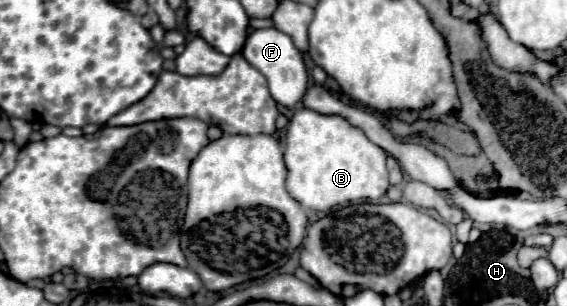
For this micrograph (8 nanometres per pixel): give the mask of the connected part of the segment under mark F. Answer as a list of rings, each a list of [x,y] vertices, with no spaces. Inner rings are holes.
[[[276,27],[256,29],[248,35],[242,55],[246,57],[246,61],[252,67],[256,67],[268,79],[268,87],[270,87],[270,93],[276,99],[276,103],[280,103],[284,107],[296,107],[296,103],[300,103],[302,95],[308,89],[308,71],[306,71],[302,53],[294,47],[292,39],[286,33],[278,31]]]

